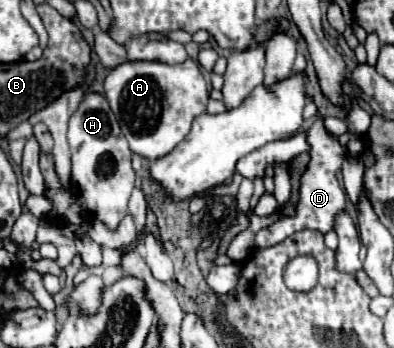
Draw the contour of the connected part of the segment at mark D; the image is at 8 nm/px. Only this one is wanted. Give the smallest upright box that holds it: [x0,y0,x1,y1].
[273,117,347,243]

